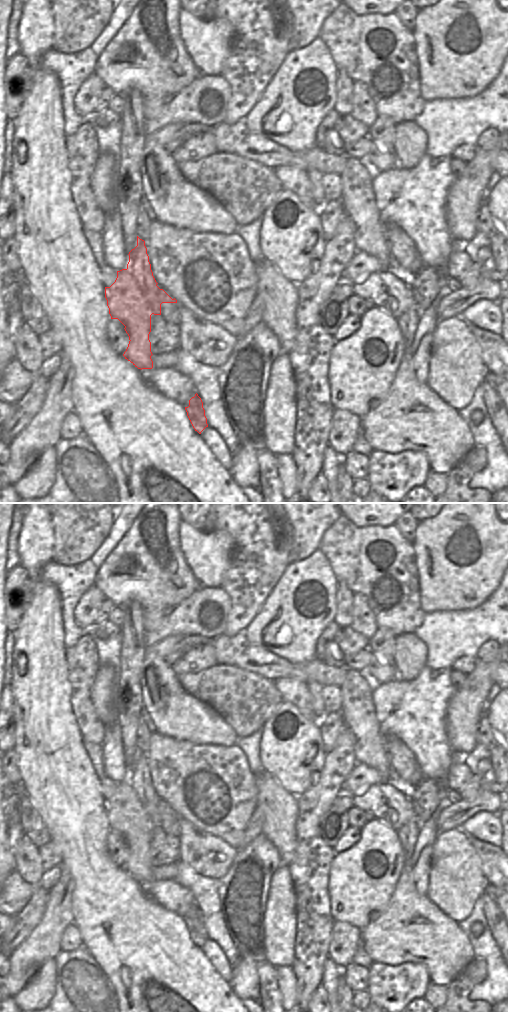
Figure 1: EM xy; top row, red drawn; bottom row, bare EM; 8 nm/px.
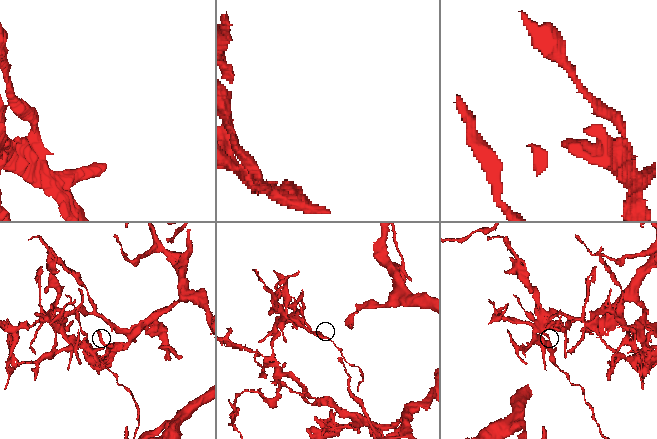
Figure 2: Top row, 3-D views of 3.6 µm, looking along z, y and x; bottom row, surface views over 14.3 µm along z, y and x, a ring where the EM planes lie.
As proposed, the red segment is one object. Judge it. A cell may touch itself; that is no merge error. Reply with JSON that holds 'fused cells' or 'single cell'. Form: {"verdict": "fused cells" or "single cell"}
{"verdict": "fused cells"}

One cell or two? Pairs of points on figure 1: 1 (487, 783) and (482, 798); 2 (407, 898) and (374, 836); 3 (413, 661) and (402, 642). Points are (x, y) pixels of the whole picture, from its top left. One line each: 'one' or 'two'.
1: two
2: two
3: one

